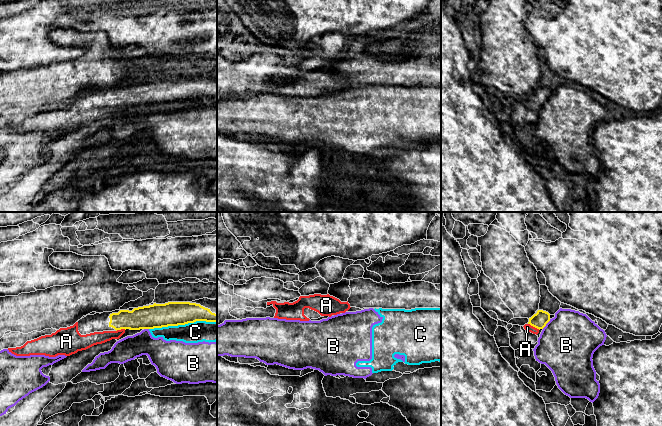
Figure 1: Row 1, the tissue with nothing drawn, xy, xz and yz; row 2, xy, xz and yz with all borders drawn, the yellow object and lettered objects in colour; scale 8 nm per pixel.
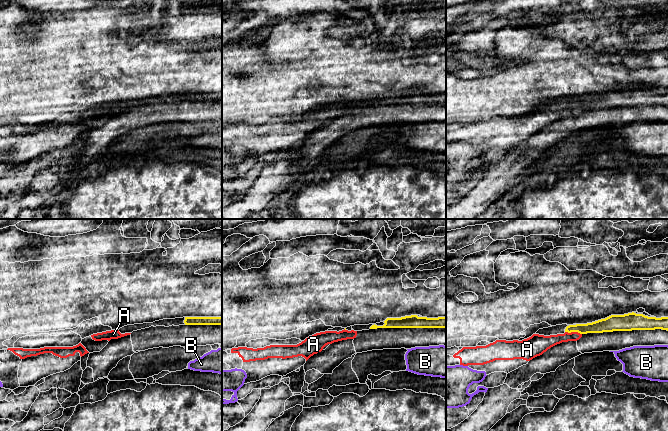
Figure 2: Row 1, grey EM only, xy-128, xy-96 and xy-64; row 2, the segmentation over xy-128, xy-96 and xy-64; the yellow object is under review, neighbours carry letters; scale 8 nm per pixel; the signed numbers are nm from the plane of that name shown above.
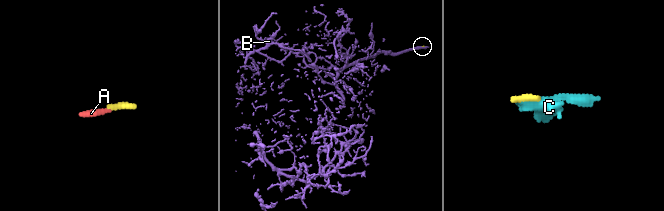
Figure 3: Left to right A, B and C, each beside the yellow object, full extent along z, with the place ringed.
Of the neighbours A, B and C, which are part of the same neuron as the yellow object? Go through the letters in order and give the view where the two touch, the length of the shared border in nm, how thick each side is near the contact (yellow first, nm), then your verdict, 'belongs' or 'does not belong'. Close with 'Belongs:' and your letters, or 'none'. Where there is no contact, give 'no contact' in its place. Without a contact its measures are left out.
A: meets yellow in yz; contact 110 nm long; 130 nm thick on the yellow side, 60 nm on the other; belongs
B: meets yellow in yz; contact 100 nm long; 130 nm thick on the yellow side, 460 nm on the other; does not belong
C: meets yellow in xy; contact 550 nm long; 190 nm thick on the yellow side, 170 nm on the other; does not belong
Belongs: A

